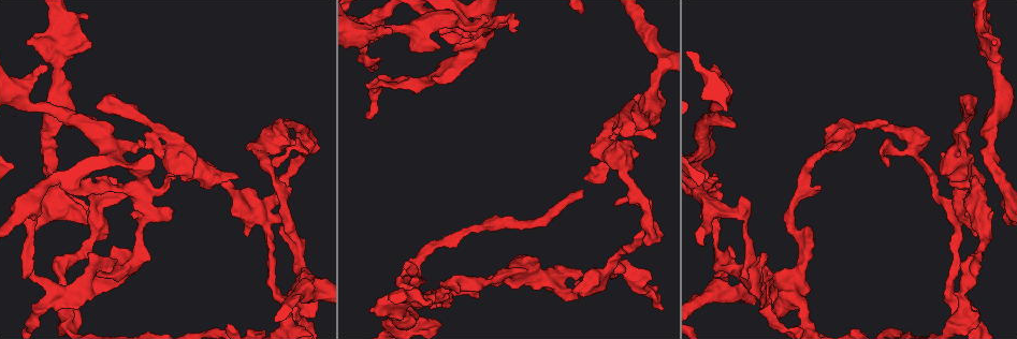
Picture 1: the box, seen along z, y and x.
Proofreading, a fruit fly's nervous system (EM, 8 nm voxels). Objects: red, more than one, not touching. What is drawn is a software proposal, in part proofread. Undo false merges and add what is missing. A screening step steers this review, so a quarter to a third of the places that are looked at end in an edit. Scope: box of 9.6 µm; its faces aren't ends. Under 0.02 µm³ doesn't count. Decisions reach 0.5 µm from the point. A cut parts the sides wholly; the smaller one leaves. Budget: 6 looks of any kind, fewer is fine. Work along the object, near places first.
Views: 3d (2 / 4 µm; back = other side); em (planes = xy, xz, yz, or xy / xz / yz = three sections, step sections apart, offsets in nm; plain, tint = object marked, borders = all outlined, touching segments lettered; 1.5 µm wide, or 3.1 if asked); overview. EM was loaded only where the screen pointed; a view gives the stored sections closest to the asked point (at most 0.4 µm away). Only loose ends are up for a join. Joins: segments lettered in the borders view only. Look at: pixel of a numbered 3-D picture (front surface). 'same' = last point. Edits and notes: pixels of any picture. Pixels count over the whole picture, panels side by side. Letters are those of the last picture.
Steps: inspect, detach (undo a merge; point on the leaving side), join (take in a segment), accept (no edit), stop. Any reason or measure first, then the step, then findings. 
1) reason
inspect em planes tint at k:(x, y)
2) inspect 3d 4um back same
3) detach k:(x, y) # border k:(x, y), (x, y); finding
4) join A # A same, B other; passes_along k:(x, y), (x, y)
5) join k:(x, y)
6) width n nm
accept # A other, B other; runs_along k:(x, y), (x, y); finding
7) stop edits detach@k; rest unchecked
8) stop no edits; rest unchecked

calibre changes
inspect em planes tint at 1:(407, 282)

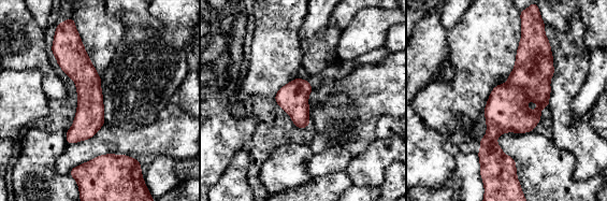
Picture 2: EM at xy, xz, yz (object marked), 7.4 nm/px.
inspect em planes borders same

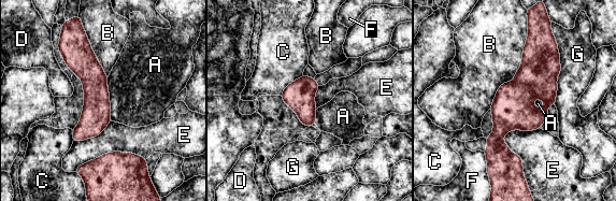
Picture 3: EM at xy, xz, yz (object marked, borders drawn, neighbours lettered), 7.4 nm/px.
width 220 nm
accept # A other, B other, C other, D other, E other, F other, G other; border 3:(106, 77), (110, 118), (112, 120); continuous, no second neuron

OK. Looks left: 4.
an open end
inspect em yz step 8 tint at 1:(27, 44)

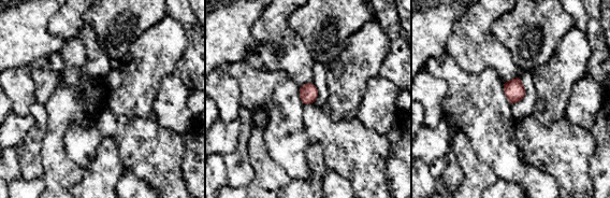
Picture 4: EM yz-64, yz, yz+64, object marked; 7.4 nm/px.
inspect em planes borders same

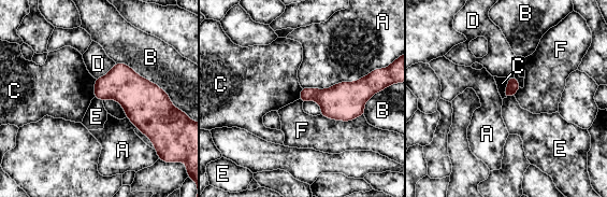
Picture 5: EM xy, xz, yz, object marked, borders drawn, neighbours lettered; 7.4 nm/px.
accept # A other, B other, C other, D other, E other, F other; border 5:(509, 79), (505, 97); none of them fits

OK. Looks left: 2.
an open end
inspect em planes tint at 1:(616, 205)

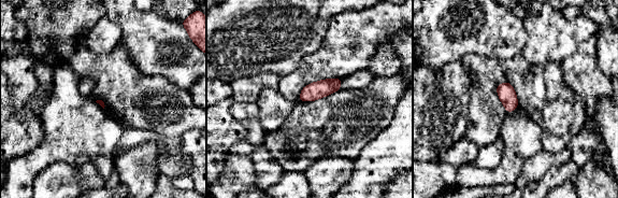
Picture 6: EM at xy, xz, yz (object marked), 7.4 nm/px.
inspect em planes borders same

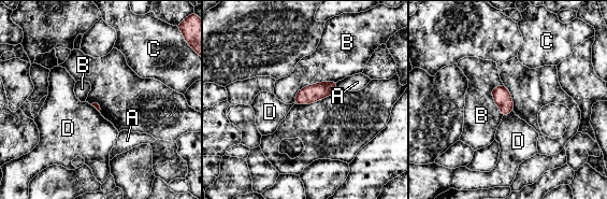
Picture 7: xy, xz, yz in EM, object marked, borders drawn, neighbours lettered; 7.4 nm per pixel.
accept # A other, B other, C other, D other; no lettered segment goes on from it

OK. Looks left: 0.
stop no edits; rest unchecked

